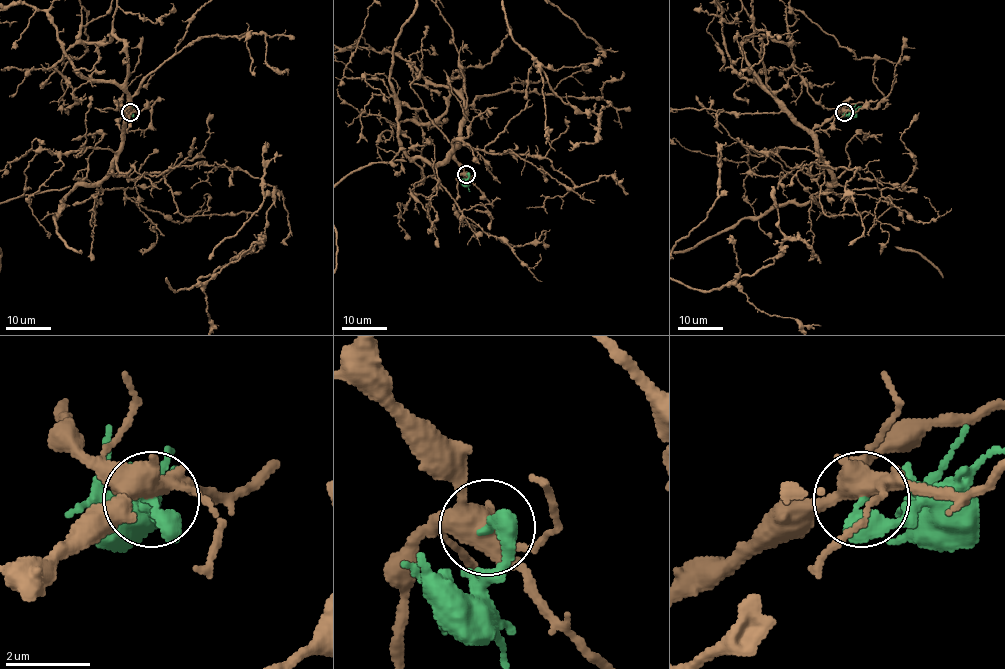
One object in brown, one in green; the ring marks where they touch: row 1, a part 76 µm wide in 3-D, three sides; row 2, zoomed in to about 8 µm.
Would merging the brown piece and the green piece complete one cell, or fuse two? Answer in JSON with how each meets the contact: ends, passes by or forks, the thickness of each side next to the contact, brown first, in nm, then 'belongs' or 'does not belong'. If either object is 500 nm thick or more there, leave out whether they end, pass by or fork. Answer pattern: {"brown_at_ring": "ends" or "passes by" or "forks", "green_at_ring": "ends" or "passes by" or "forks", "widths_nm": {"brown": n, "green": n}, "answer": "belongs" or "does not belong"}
{"brown_at_ring": "forks", "green_at_ring": "ends", "widths_nm": {"brown": 400, "green": 380}, "answer": "does not belong"}

